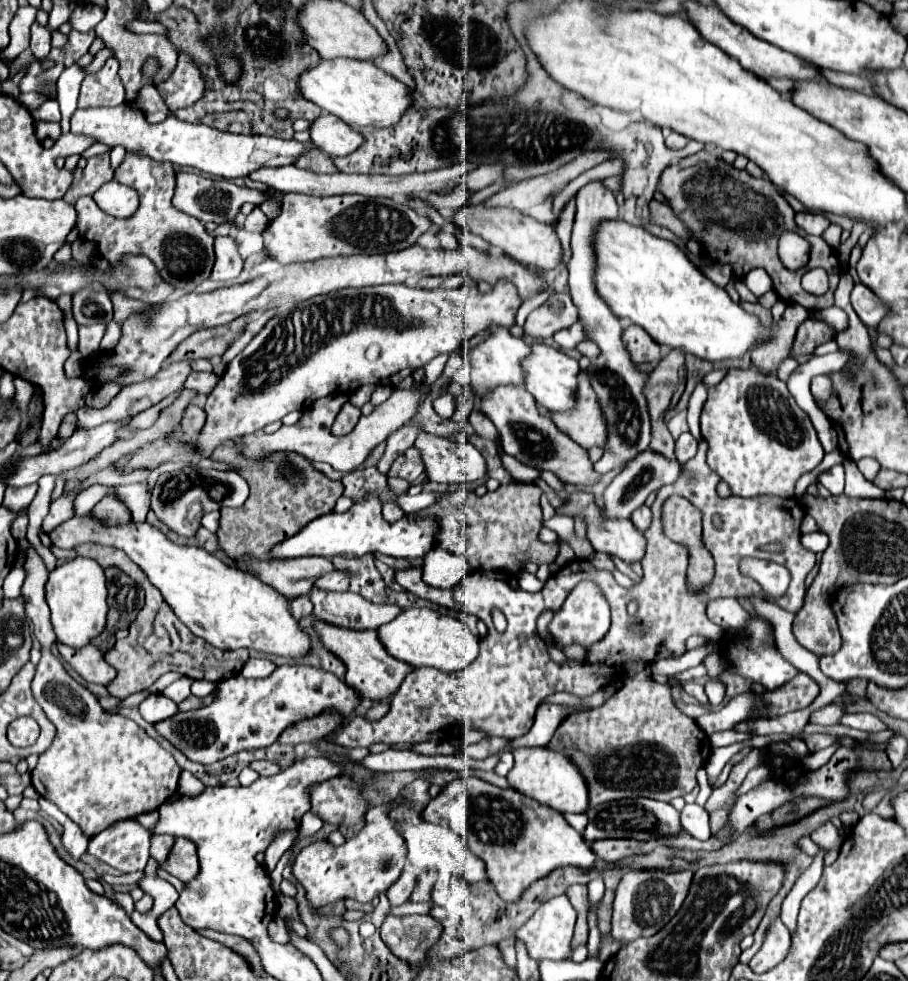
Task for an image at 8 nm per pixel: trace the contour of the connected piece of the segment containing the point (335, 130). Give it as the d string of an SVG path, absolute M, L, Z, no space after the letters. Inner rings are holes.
M332 115L318 117L310 127L310 137L314 145L330 157L344 157L364 143L364 137L358 131Z

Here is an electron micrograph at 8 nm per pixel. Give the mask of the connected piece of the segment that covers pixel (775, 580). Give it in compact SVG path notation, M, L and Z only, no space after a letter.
M744 559L740 563L740 569L760 583L768 601L776 601L788 591L790 573L784 565L762 559Z

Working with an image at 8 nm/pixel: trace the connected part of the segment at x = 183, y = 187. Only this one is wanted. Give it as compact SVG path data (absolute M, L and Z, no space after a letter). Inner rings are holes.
M178 171L176 173L176 193L174 193L174 205L200 219L202 223L206 221L214 221L214 223L224 223L224 221L232 221L236 217L236 213L240 211L242 203L264 203L266 201L266 195L262 191L256 191L256 189L246 189L246 187L240 187L228 179L204 179L200 175L194 175L194 173L186 173L186 171Z

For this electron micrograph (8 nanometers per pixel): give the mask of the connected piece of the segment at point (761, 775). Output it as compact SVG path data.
M756 767L756 769L752 769L752 771L748 773L746 781L742 783L742 787L738 789L738 793L736 793L736 795L742 795L742 793L750 791L752 787L760 785L760 781L766 781L766 779L770 779L770 771L768 771L768 767Z

